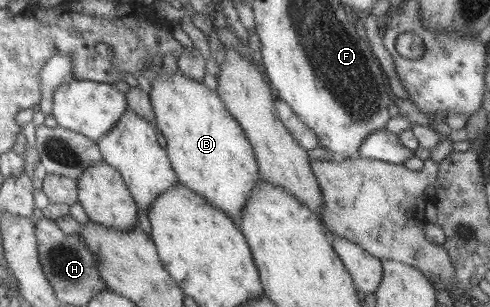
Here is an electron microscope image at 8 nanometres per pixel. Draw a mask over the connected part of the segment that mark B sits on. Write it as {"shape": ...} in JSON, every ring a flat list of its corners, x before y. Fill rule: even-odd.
{"shape":[[159,63,156,66,155,79,149,82,149,101,155,128,160,130,160,134,166,139,165,151,177,181,193,190,199,197,205,198,212,206,218,207,236,222,247,194,260,178,250,142,240,125,226,110,216,90,206,87,201,81,184,76,180,71,166,73,162,71]]}

